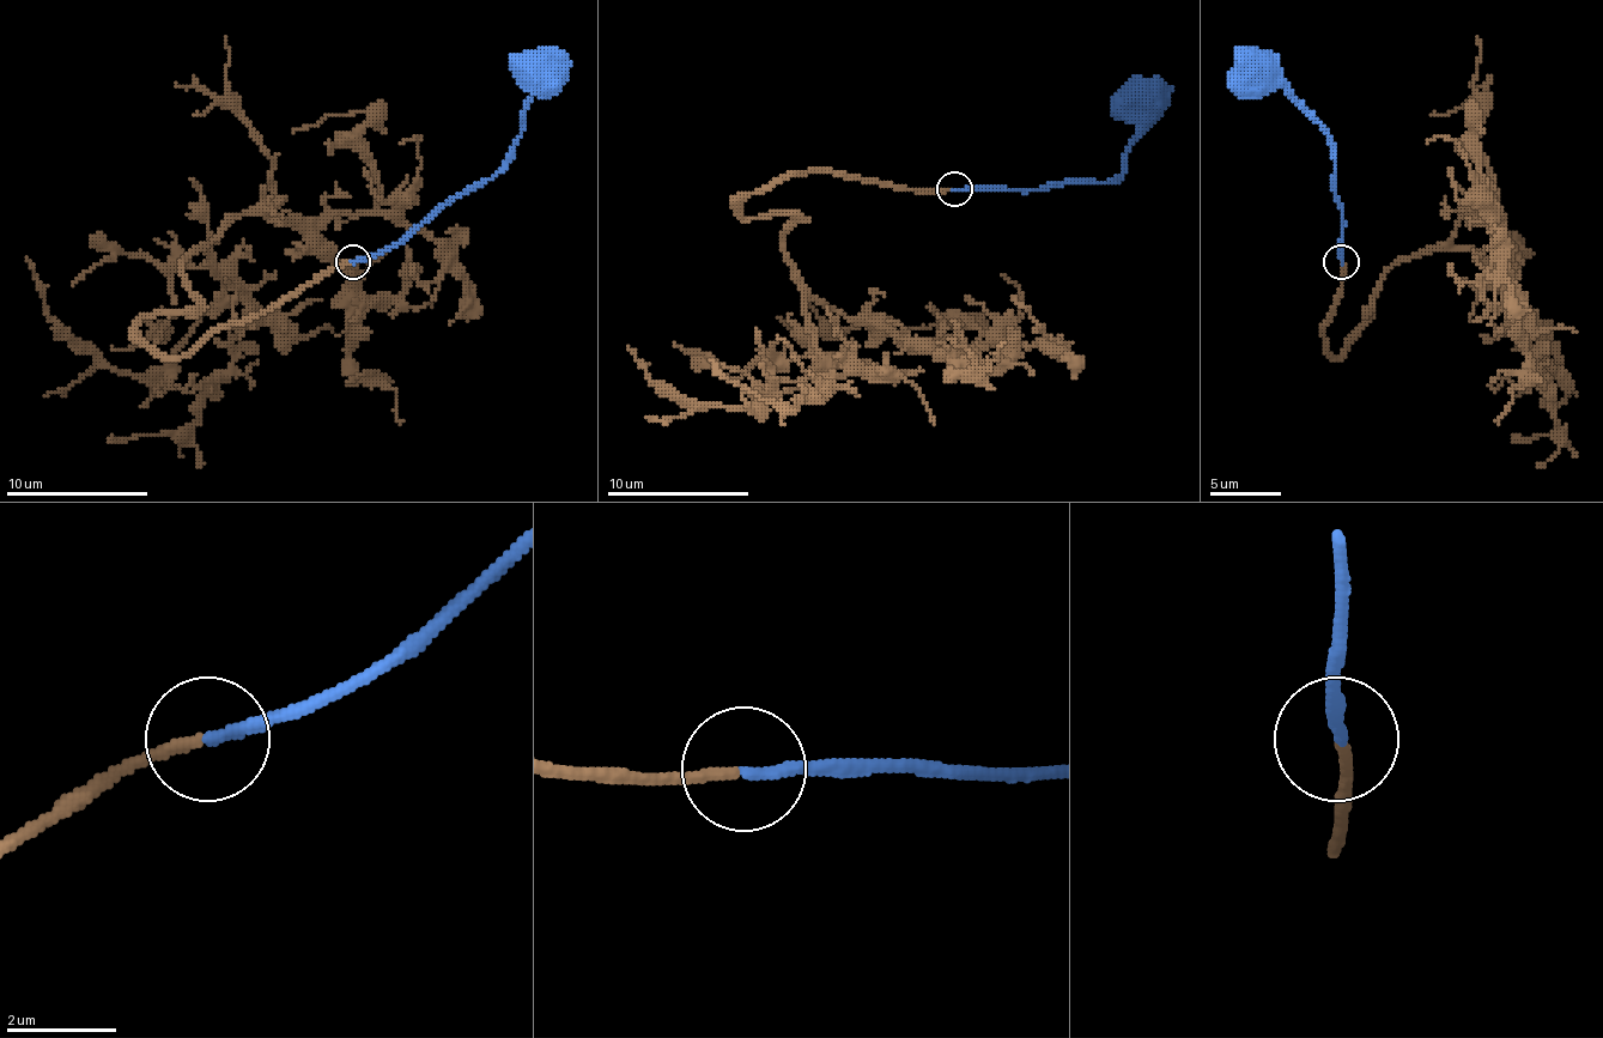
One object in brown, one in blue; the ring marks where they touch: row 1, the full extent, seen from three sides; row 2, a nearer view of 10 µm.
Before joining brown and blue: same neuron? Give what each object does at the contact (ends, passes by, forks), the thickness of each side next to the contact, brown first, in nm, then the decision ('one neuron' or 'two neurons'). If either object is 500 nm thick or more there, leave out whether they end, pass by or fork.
brown ends; blue ends; calibres 200 and 220 nm; one neuron

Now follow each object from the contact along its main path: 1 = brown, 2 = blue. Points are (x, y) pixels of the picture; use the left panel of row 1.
1: (350, 261), (162, 357), (137, 328), (187, 314), (194, 250), (222, 292), (169, 360), (119, 375), (26, 258)
2: (353, 261), (404, 243), (443, 207), (481, 186), (510, 151), (521, 129), (528, 97), (564, 50)

